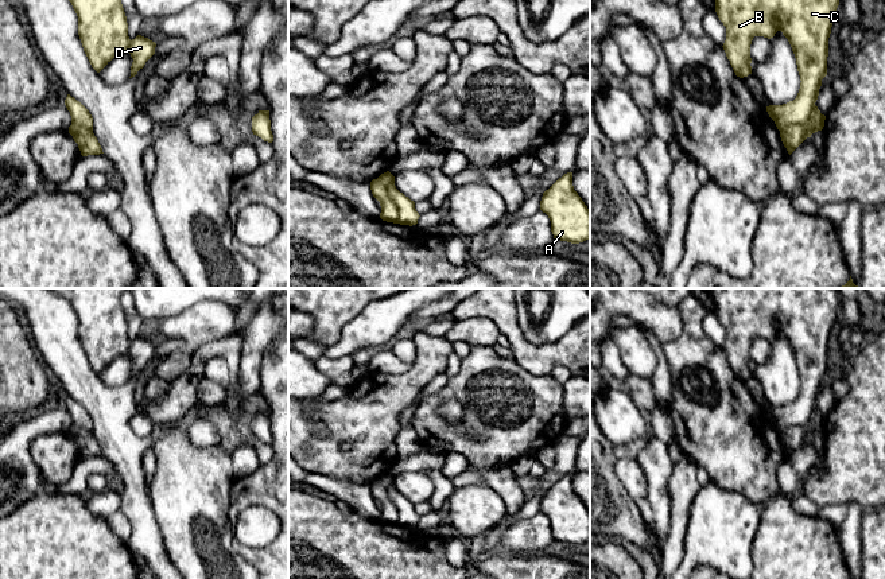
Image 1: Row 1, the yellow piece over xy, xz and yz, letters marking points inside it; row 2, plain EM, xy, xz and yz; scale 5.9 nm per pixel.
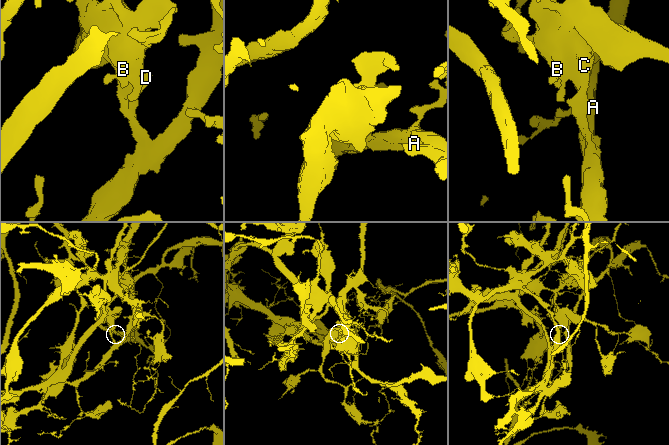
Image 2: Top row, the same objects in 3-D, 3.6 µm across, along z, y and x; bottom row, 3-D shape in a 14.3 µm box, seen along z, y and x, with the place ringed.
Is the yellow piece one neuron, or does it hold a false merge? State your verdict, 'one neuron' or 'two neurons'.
two neurons

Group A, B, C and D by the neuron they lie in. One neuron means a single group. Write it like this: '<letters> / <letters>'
A D / B C

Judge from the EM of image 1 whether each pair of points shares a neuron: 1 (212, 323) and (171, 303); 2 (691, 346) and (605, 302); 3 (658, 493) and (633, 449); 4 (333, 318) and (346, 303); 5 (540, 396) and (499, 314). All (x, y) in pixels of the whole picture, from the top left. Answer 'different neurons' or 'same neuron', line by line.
1: different neurons
2: different neurons
3: different neurons
4: same neuron
5: different neurons

